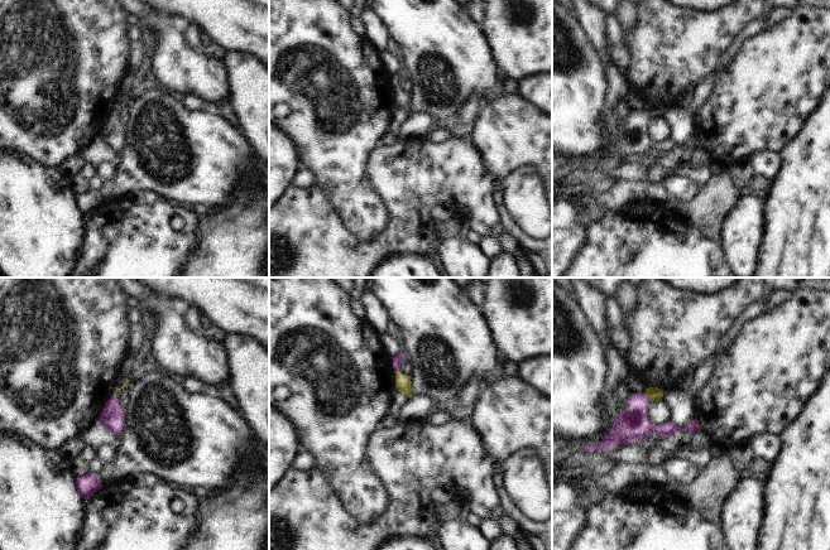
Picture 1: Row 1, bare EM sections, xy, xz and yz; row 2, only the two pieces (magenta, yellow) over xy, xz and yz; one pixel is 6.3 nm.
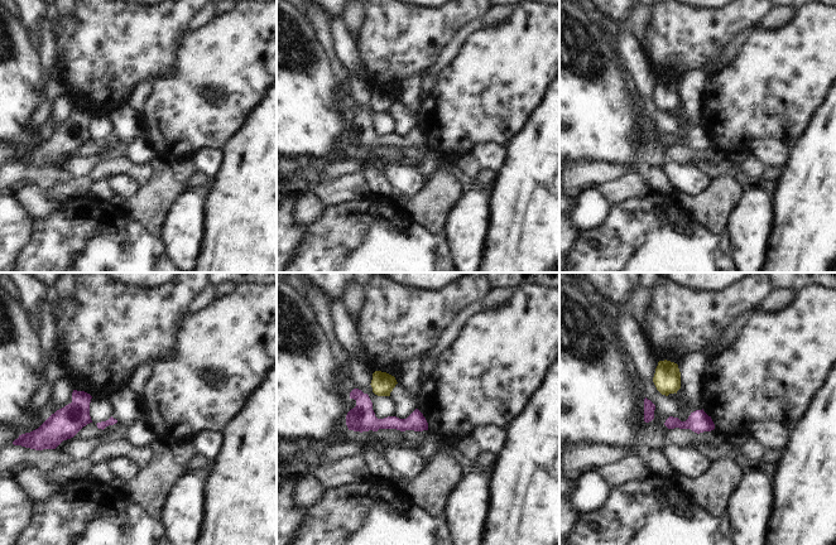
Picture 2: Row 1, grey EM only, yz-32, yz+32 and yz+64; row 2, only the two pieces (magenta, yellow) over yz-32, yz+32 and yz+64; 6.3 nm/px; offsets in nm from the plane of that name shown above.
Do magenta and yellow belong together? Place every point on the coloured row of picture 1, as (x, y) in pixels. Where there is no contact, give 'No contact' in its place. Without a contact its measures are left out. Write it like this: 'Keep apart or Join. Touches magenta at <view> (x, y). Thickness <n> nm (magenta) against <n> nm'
Join. Touches magenta at yz (648, 397). Thickness 200 nm (magenta) against 90 nm.

